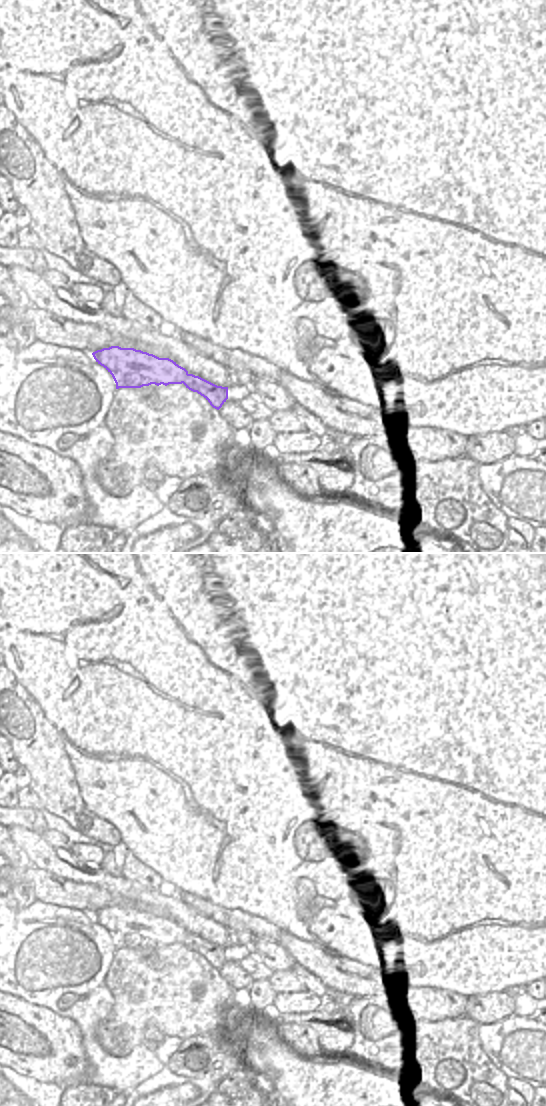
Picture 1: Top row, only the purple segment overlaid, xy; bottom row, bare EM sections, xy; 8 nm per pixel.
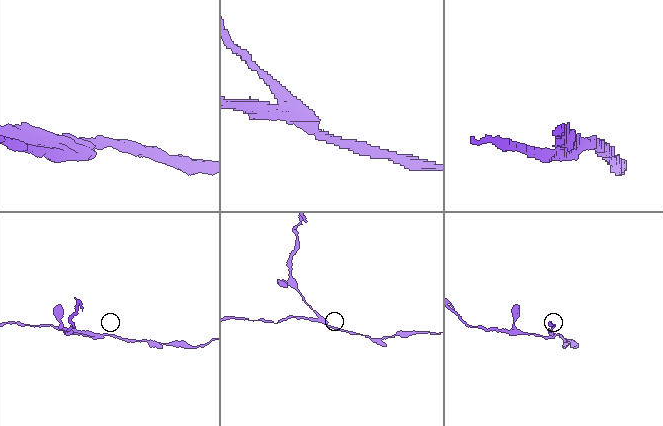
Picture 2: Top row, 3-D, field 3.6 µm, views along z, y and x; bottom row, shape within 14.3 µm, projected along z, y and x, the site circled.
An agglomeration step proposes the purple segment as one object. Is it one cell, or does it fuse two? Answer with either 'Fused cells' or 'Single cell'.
Fused cells.

